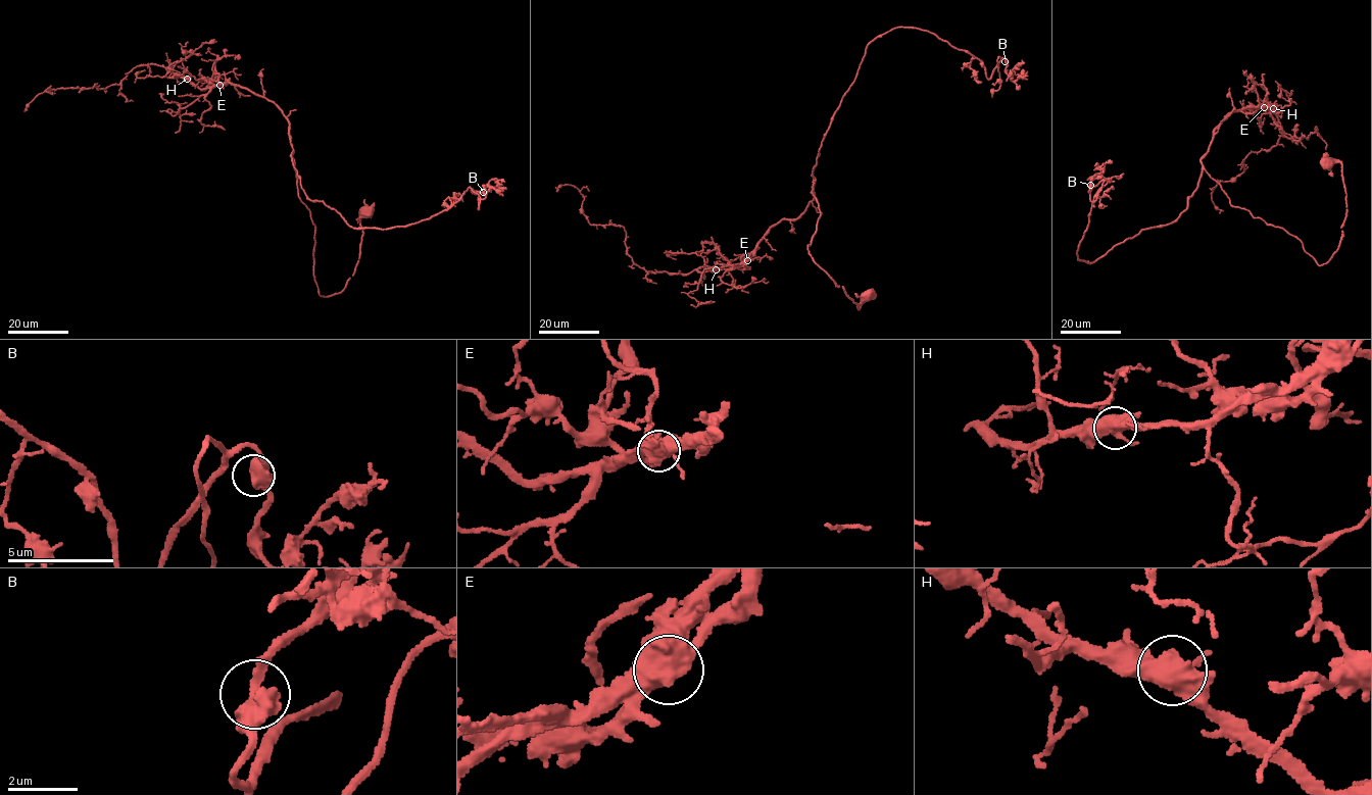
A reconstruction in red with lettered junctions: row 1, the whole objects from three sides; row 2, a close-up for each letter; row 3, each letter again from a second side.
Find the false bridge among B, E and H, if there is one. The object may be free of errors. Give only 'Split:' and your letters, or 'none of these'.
Split: E

